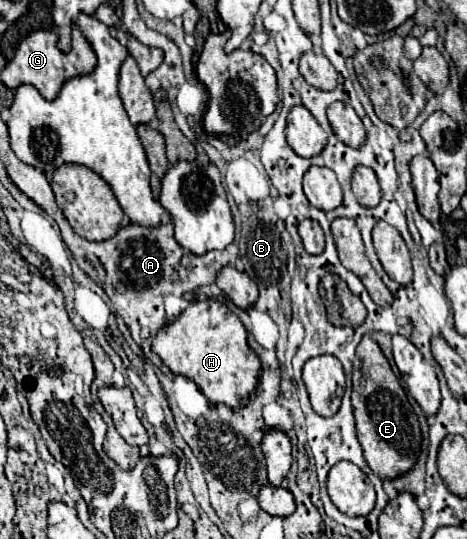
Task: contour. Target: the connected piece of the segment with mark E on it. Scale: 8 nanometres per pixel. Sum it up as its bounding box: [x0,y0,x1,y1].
[352,334,422,478]

